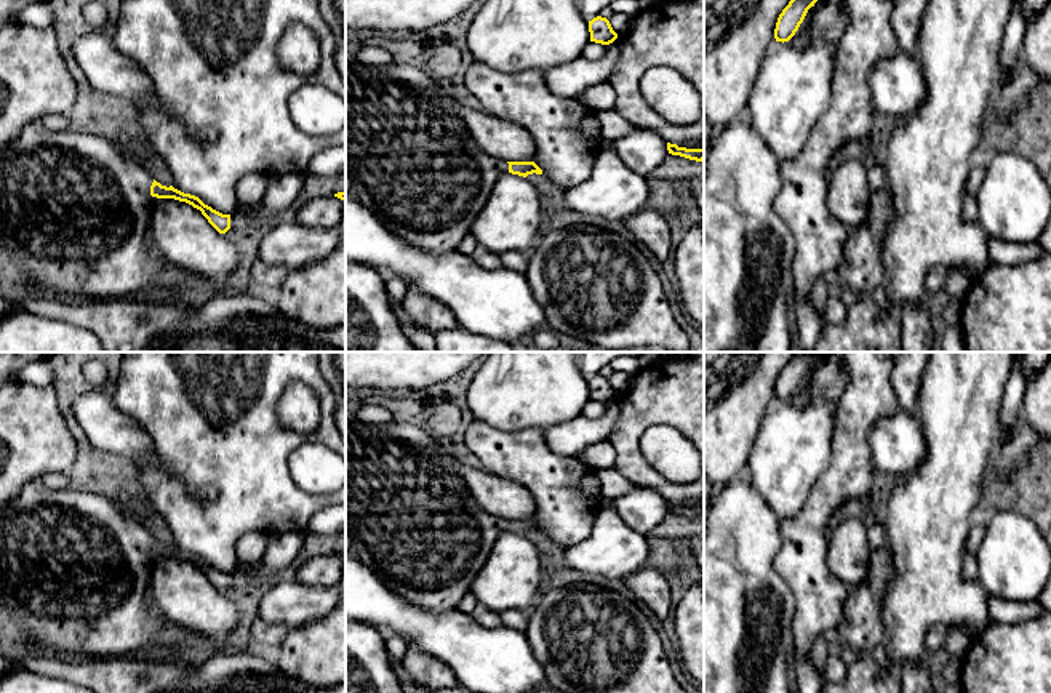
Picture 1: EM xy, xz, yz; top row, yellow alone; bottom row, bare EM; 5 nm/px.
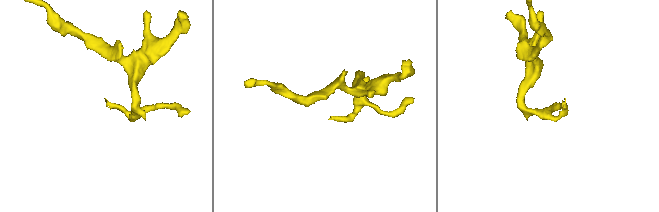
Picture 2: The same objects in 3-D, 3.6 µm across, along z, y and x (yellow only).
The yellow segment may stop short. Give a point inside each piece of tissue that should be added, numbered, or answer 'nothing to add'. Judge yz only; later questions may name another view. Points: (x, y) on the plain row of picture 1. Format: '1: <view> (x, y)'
nothing to add

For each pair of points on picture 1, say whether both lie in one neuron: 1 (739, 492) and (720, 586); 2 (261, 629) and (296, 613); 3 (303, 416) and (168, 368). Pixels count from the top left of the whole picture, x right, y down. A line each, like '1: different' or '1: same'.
1: same
2: different
3: different

